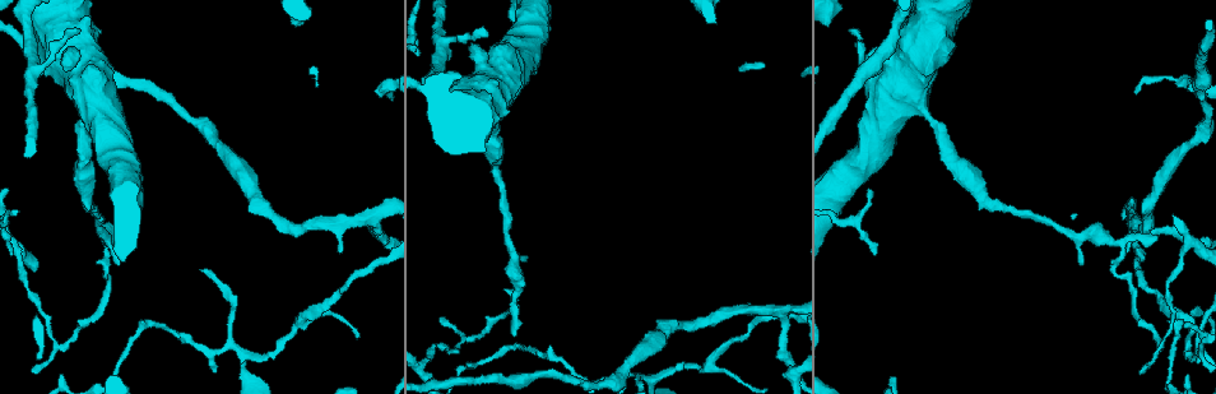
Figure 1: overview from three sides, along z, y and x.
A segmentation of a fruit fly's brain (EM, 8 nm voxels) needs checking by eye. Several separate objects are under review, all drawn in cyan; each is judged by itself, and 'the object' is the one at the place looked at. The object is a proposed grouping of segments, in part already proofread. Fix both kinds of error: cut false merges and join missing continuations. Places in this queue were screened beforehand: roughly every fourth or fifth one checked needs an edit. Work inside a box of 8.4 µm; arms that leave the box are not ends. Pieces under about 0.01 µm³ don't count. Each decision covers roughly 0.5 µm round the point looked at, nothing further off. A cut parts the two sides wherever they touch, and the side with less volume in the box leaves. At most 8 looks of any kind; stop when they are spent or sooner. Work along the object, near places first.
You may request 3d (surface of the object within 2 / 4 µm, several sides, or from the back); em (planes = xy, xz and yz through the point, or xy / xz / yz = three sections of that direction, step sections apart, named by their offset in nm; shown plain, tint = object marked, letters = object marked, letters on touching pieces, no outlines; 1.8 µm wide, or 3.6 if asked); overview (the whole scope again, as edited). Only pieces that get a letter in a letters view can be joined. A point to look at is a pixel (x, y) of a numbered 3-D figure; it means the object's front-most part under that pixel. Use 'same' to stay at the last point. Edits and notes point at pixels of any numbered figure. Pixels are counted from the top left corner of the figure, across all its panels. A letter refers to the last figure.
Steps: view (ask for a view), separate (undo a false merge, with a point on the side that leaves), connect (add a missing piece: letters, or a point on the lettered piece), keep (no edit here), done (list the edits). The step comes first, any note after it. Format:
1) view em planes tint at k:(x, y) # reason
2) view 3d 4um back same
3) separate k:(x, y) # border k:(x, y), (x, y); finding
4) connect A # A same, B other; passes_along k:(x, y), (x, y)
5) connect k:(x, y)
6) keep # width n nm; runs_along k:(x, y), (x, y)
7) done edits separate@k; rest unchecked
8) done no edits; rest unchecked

view em planes tint at 1:(772, 310) # sharp bend

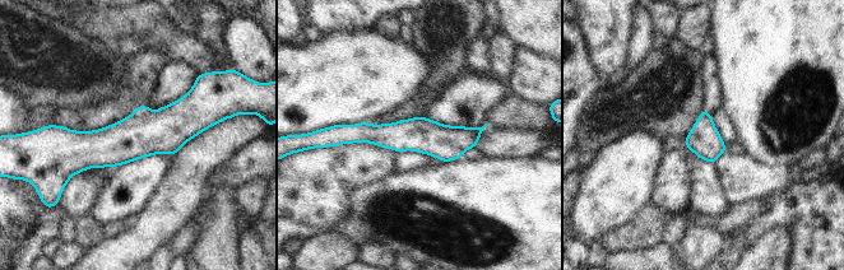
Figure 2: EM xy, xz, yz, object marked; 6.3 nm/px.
view em planes letters same

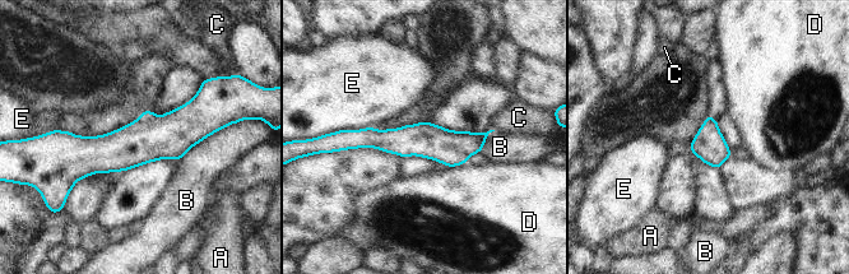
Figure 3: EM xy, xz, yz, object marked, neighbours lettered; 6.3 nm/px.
keep # A other, B other, C other, D other, E other; all the same cell

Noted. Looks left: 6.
view em xy step 16 tint at 1:(517, 290) # abrupt turn

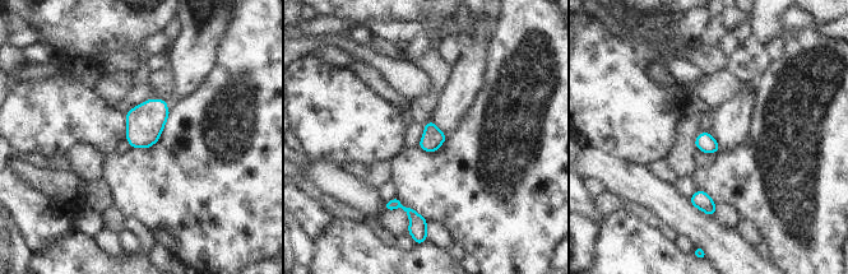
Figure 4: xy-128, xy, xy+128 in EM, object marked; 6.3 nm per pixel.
view em xz step 4 letters same

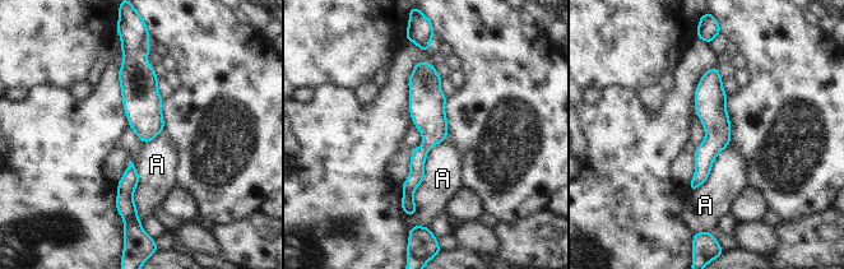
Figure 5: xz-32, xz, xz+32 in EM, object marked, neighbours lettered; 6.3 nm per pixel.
keep # A other; one cell here

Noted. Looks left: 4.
view 3d 2um at 1:(1160, 347) # sharp bend

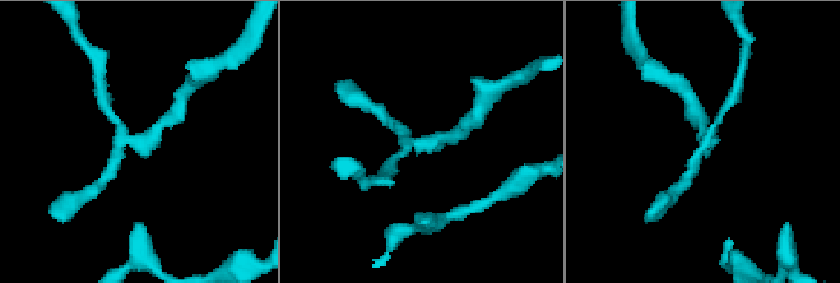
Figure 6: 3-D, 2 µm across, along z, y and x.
view em planes letters at 6:(138, 142)

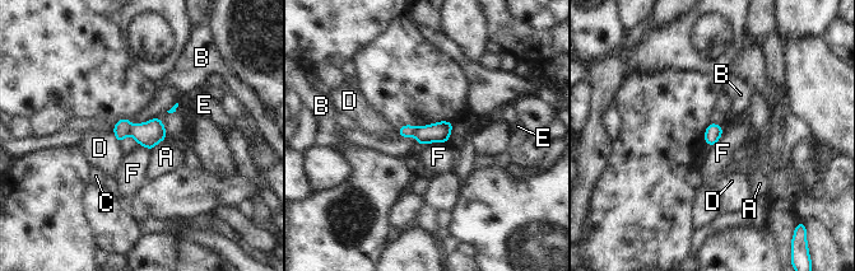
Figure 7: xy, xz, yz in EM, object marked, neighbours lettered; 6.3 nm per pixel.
separate 7:(121, 130) # width 100 nm; A other, B other, C other, D other, E other, F other; border 7:(131, 124), (129, 134); a second cell is stuck on

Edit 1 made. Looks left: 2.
done edits separate@7; rest unchecked

